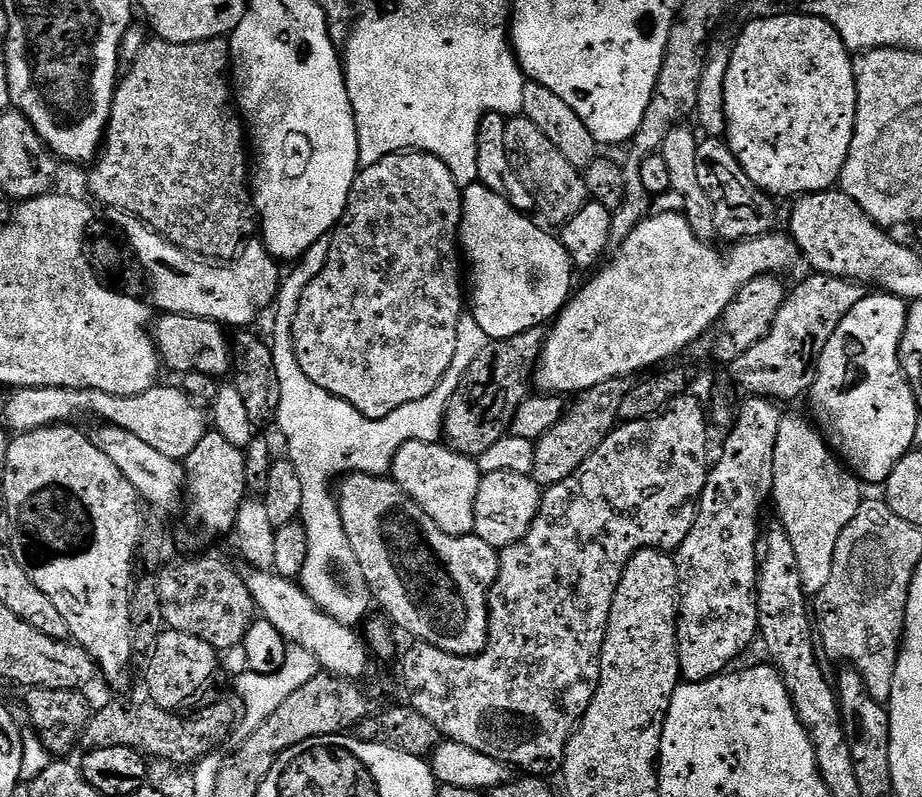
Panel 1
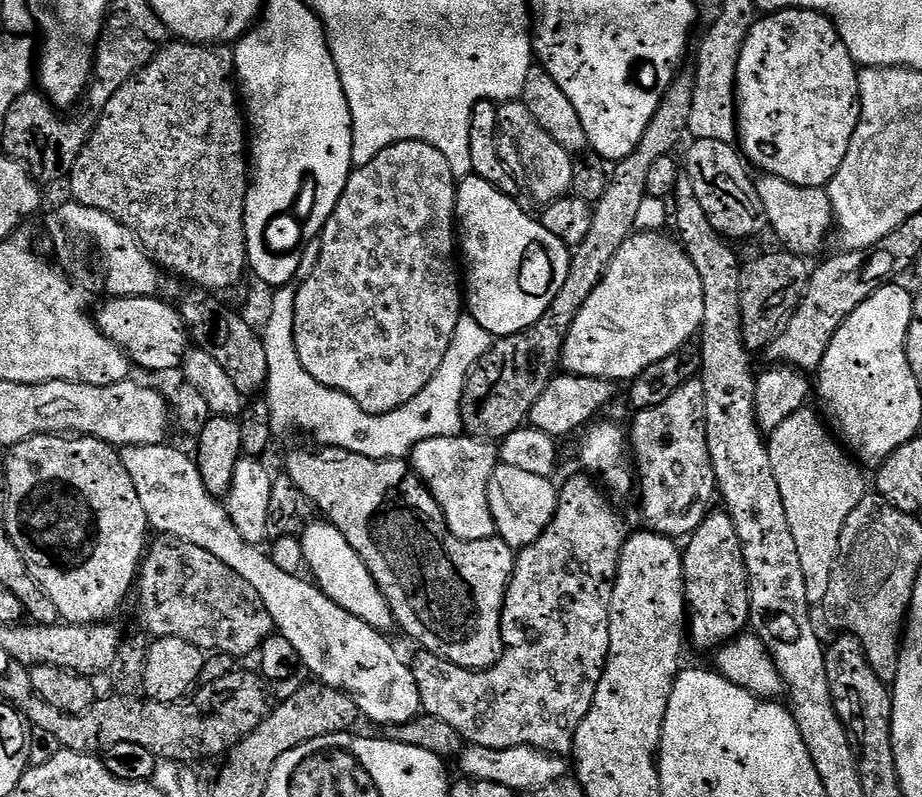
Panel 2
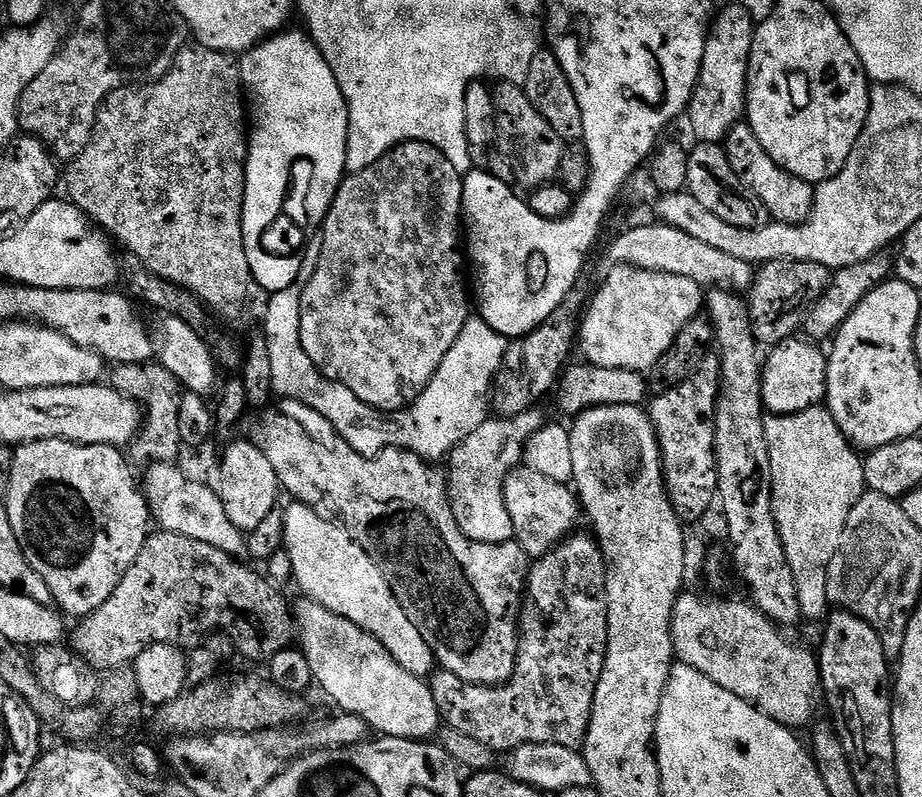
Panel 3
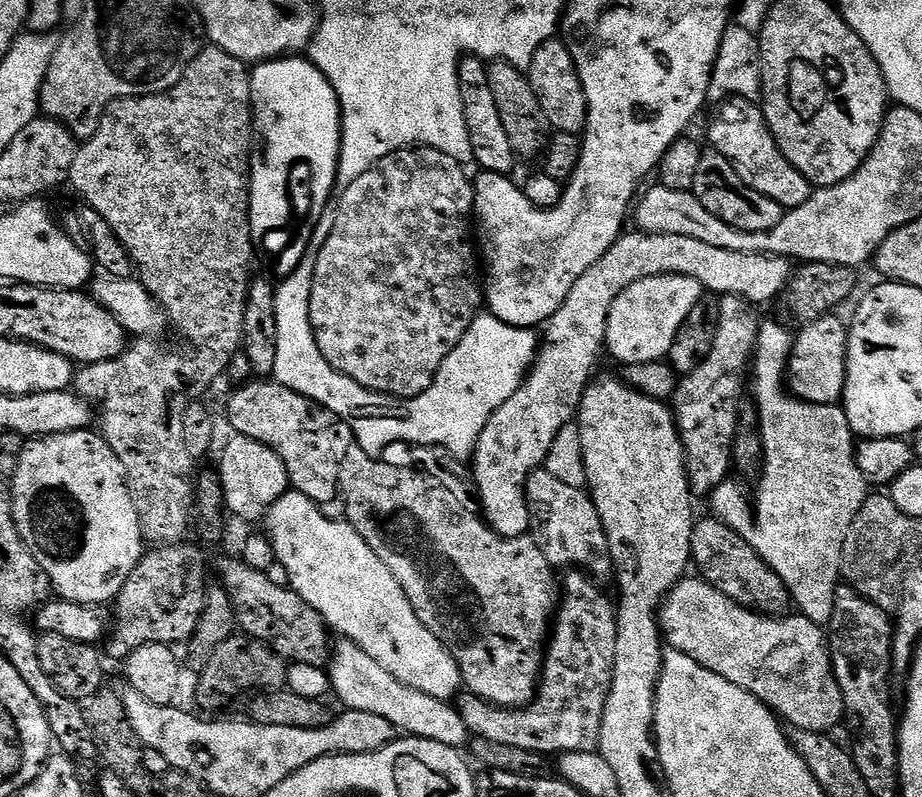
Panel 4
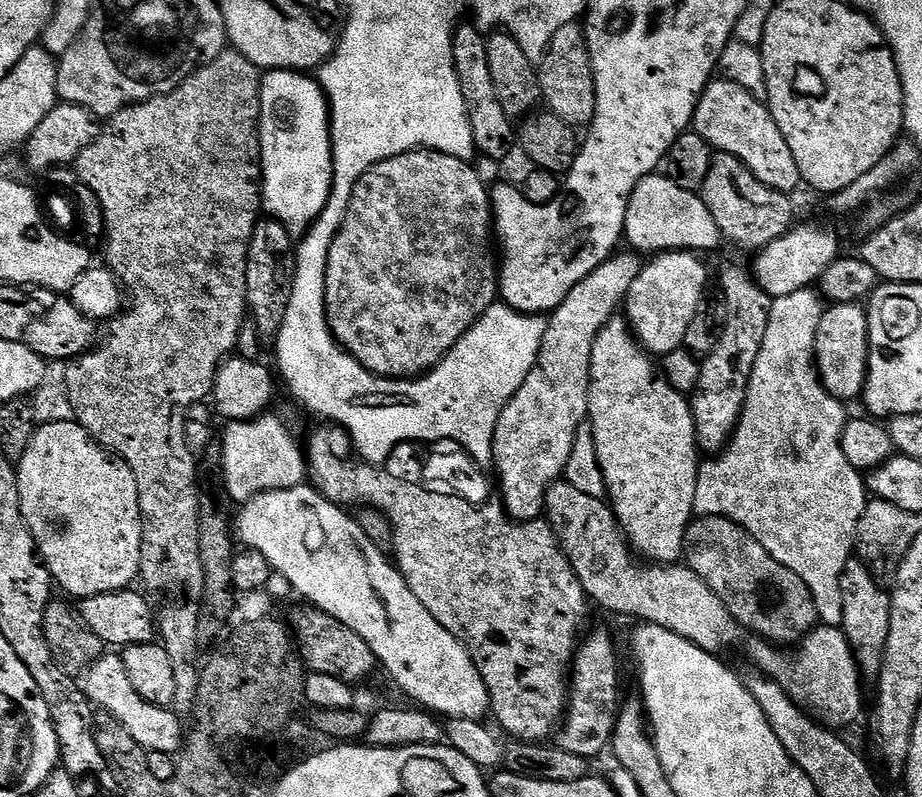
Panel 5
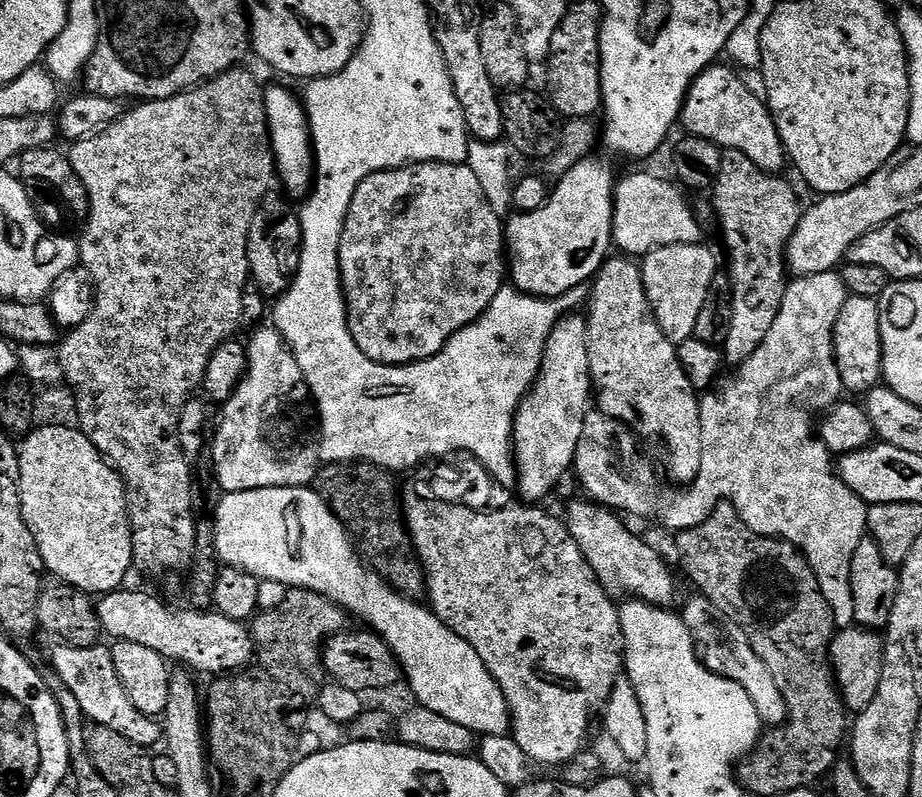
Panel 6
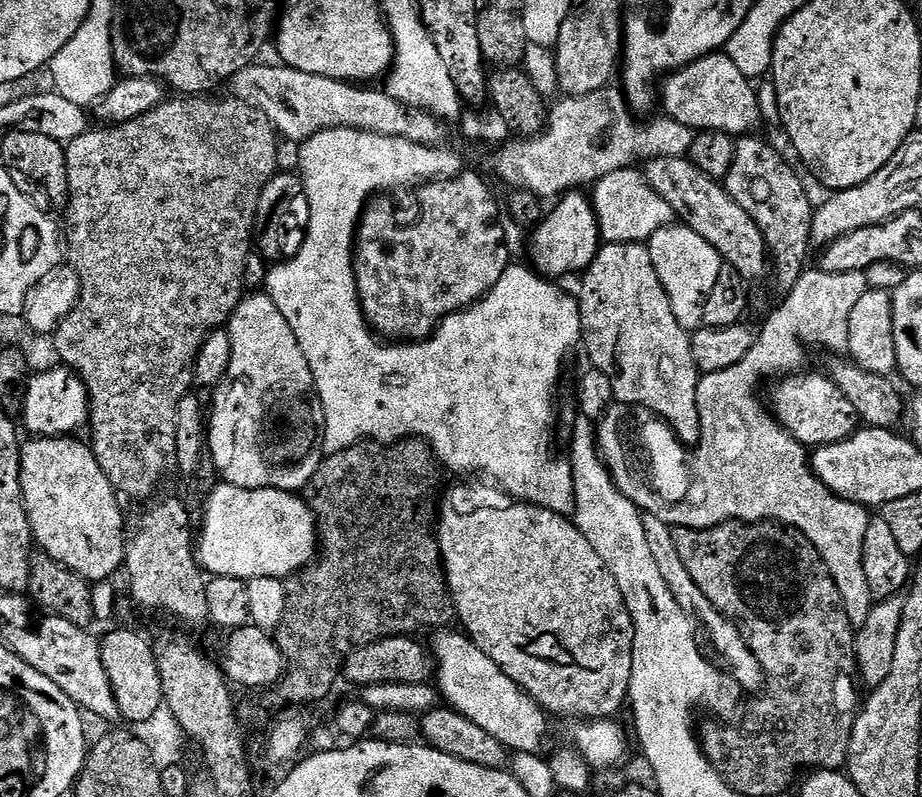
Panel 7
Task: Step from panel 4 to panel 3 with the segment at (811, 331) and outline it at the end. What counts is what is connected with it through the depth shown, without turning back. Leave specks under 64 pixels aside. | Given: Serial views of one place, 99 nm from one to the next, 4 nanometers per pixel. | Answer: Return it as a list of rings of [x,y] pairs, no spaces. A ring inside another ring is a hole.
[[[807,338],[783,340],[767,353],[762,374],[765,413],[789,416],[823,405],[828,394],[828,357],[825,349]]]

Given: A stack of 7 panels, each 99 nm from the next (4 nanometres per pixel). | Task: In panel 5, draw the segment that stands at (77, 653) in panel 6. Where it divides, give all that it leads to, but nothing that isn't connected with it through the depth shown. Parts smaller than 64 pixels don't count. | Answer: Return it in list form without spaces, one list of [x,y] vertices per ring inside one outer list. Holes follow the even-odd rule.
[[[105,654],[82,673],[82,687],[89,700],[101,713],[112,716],[119,724],[124,725],[128,731],[128,738],[138,742],[144,751],[166,752],[176,754],[180,748],[180,743],[185,743],[186,728],[180,725],[181,717],[177,715],[171,707],[159,708],[156,704],[146,702],[138,690],[130,683],[130,678],[126,674],[123,655]]]

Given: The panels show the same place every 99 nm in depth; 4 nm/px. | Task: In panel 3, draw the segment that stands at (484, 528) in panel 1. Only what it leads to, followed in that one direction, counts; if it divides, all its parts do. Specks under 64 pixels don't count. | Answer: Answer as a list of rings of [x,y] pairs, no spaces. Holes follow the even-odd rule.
[[[526,467],[515,468],[504,483],[506,508],[514,521],[514,540],[522,546],[529,558],[547,554],[565,538],[573,535],[575,526],[582,520],[580,501],[573,489],[562,482],[553,482]]]

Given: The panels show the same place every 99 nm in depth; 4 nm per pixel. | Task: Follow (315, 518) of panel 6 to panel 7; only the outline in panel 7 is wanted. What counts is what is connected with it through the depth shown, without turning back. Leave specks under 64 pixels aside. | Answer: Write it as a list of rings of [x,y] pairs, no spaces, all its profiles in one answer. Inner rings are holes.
[[[223,482],[210,495],[204,529],[198,532],[198,559],[205,573],[247,581],[256,576],[287,578],[316,559],[316,520],[299,495],[277,488],[246,490]],[[437,631],[430,643],[431,655],[438,661],[434,668],[434,684],[443,703],[470,718],[470,722],[478,722],[482,730],[494,734],[494,738],[513,753],[539,753],[550,723],[544,709],[533,702],[497,664],[490,662],[490,658],[486,658],[486,654],[482,654],[482,650],[478,650],[475,642],[463,631],[452,631]]]

